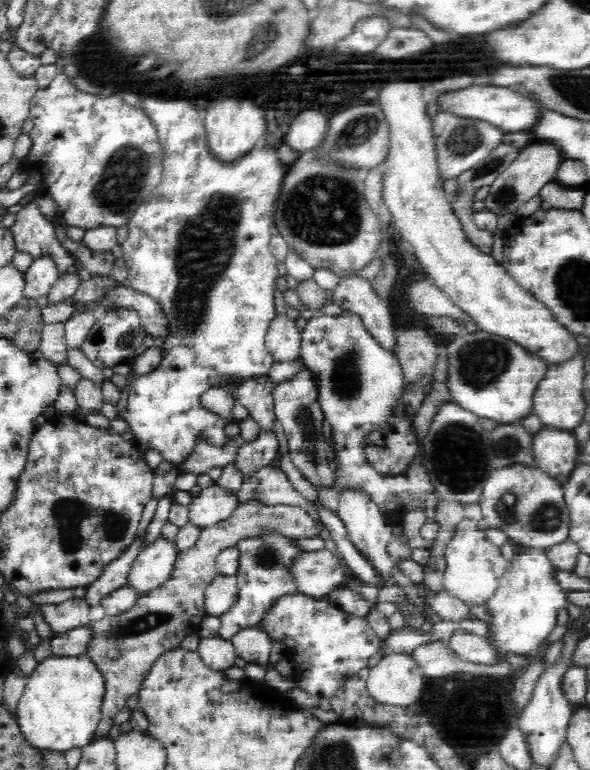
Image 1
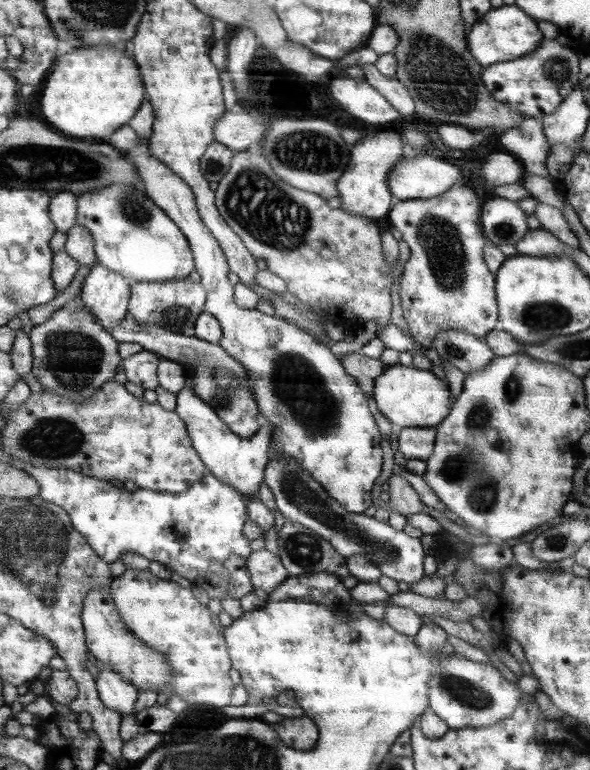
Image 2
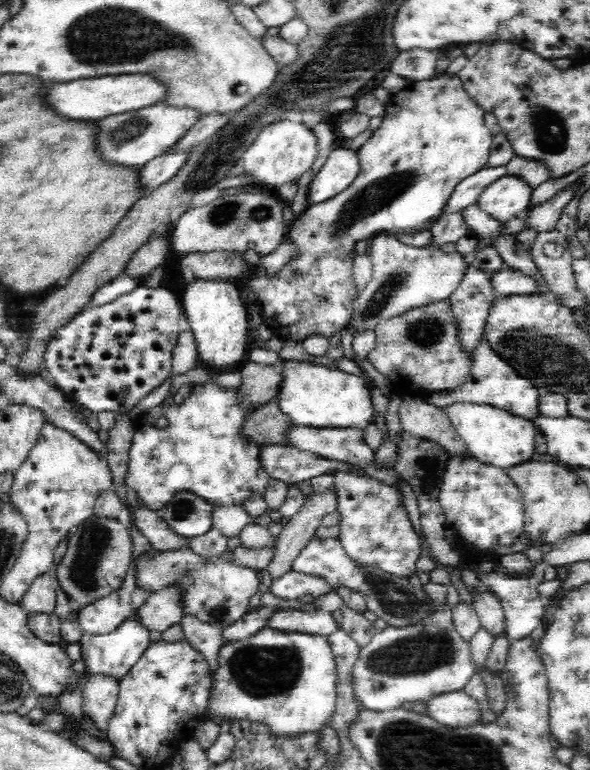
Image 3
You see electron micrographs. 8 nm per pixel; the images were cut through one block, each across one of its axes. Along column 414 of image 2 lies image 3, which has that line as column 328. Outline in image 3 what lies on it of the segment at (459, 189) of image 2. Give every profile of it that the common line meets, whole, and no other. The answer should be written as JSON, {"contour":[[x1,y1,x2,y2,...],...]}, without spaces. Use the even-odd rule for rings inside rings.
{"contour":[[437,74,430,80,410,82,396,93,385,105,386,114,380,127,357,150,360,172,356,180,324,202,309,203,288,226,286,240,296,246,296,256,274,276,269,276,264,267,255,266,250,279,242,282,246,295,260,308,263,323,284,340,302,342,314,334,330,340,345,328,353,317,359,296,352,272,356,256,354,246,360,240,372,239,383,233,412,234,429,229,444,214,444,207,454,188,464,178,486,167,493,135,484,125,485,112,467,94,457,74]]}

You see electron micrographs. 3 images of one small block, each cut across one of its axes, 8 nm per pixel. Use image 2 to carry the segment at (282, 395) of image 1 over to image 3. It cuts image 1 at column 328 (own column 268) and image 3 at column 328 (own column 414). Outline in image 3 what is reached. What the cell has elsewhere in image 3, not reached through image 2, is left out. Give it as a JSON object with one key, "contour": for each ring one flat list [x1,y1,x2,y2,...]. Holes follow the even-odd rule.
{"contour":[[315,537,310,540,294,560,291,569,302,574,318,576,326,580,334,590,341,586,355,590,364,597,367,609,388,625,416,624,429,612,429,597,425,595,423,585,412,586,408,577,396,577,380,569,358,565,344,553,344,546,340,545,338,537,325,540]]}

